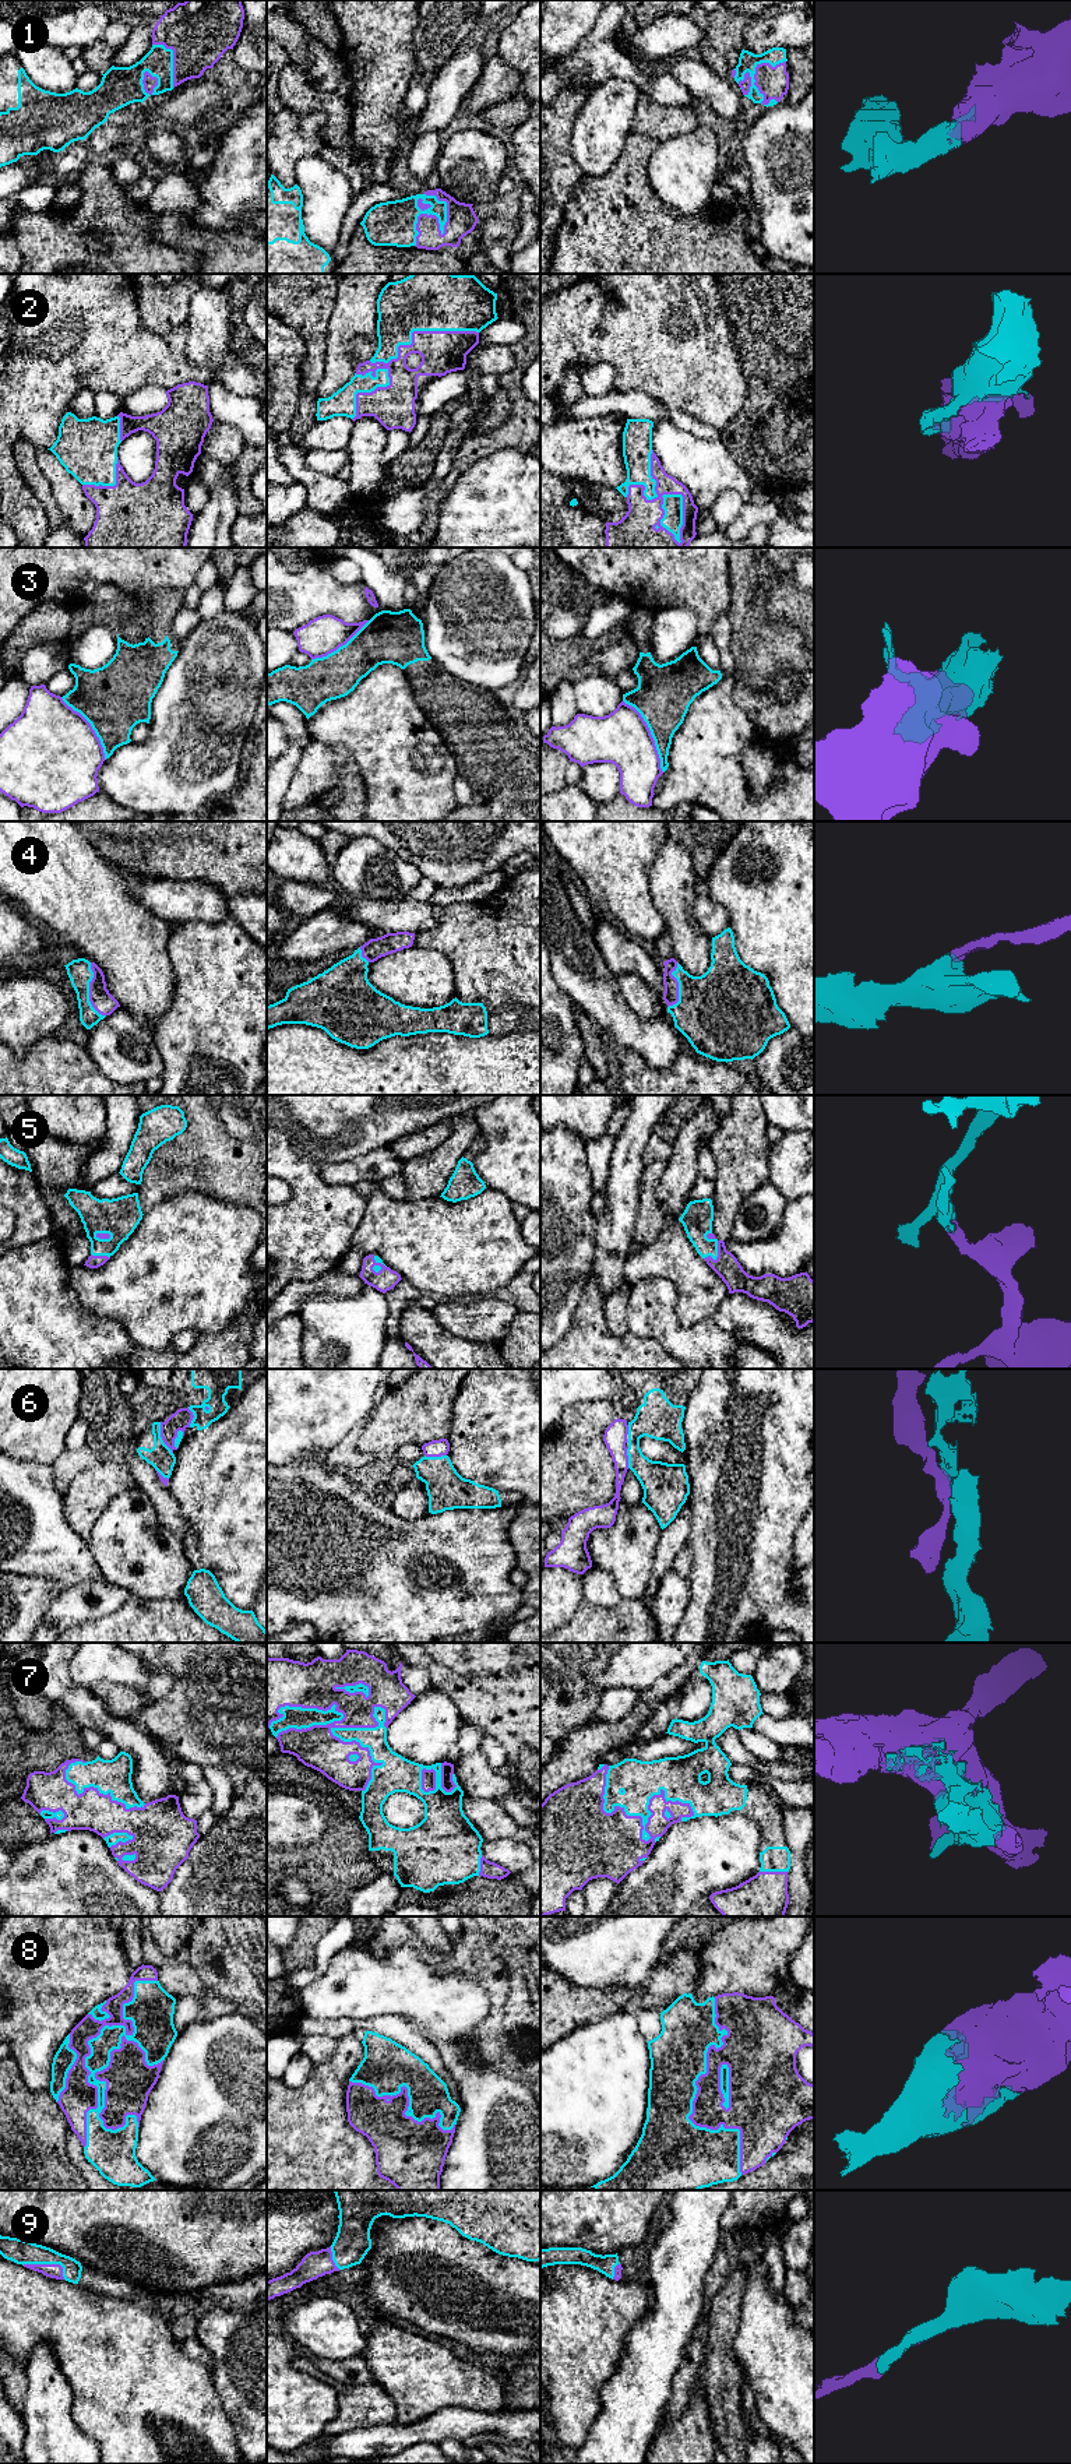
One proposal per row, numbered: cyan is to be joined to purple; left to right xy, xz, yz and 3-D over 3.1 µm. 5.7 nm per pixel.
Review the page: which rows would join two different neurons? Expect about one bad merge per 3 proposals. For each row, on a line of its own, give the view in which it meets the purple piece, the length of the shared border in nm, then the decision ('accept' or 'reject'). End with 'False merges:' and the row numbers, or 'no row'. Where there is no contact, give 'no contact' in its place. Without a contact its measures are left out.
1: meets purple in xz; contact 320 nm long; accept
2: meets purple in xz; contact 650 nm long; accept
3: meets purple in yz; contact 480 nm long; reject
4: meets purple in xy; contact 320 nm long; accept
5: meets purple in yz; contact 170 nm long; accept
6: meets purple in xy; contact 200 nm long; reject
7: meets purple in yz; contact 600 nm long; accept
8: meets purple in xy; contact 1050 nm long; accept
9: meets purple in xy; contact 260 nm long; accept
False merges: 3, 6

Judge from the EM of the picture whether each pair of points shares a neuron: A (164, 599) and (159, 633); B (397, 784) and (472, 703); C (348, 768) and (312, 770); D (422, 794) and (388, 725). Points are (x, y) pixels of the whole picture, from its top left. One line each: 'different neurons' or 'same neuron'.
A: same neuron
B: different neurons
C: different neurons
D: same neuron

